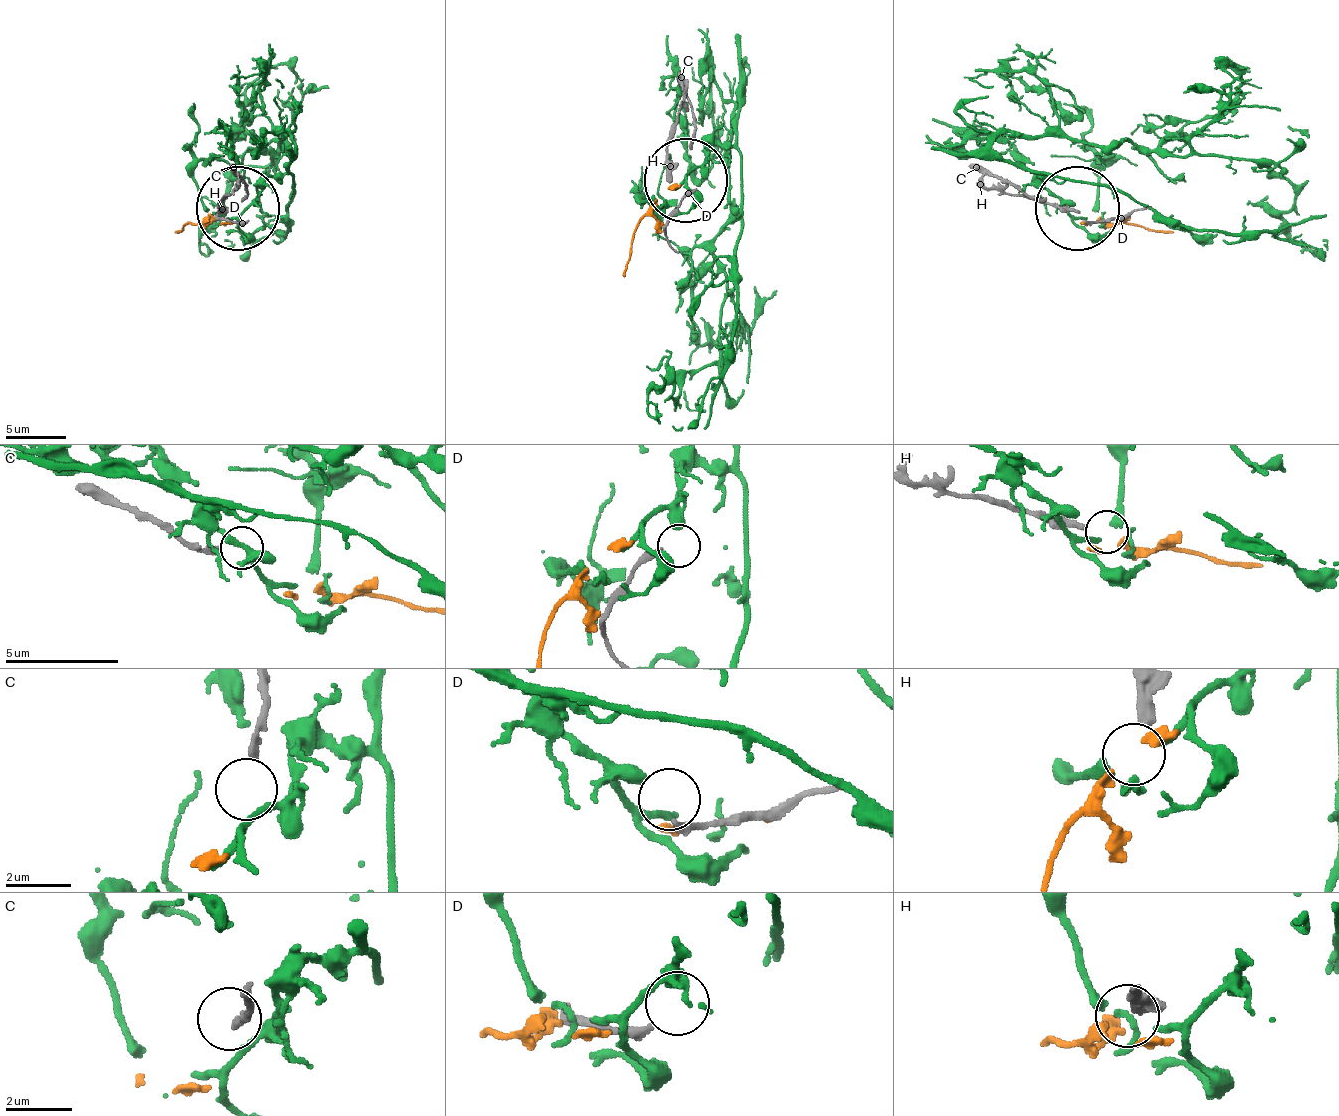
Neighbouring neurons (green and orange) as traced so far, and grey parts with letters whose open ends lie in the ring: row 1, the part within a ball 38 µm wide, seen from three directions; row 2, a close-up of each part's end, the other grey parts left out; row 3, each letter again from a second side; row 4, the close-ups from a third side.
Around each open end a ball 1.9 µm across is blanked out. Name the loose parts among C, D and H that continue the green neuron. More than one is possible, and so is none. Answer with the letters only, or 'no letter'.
no letter

